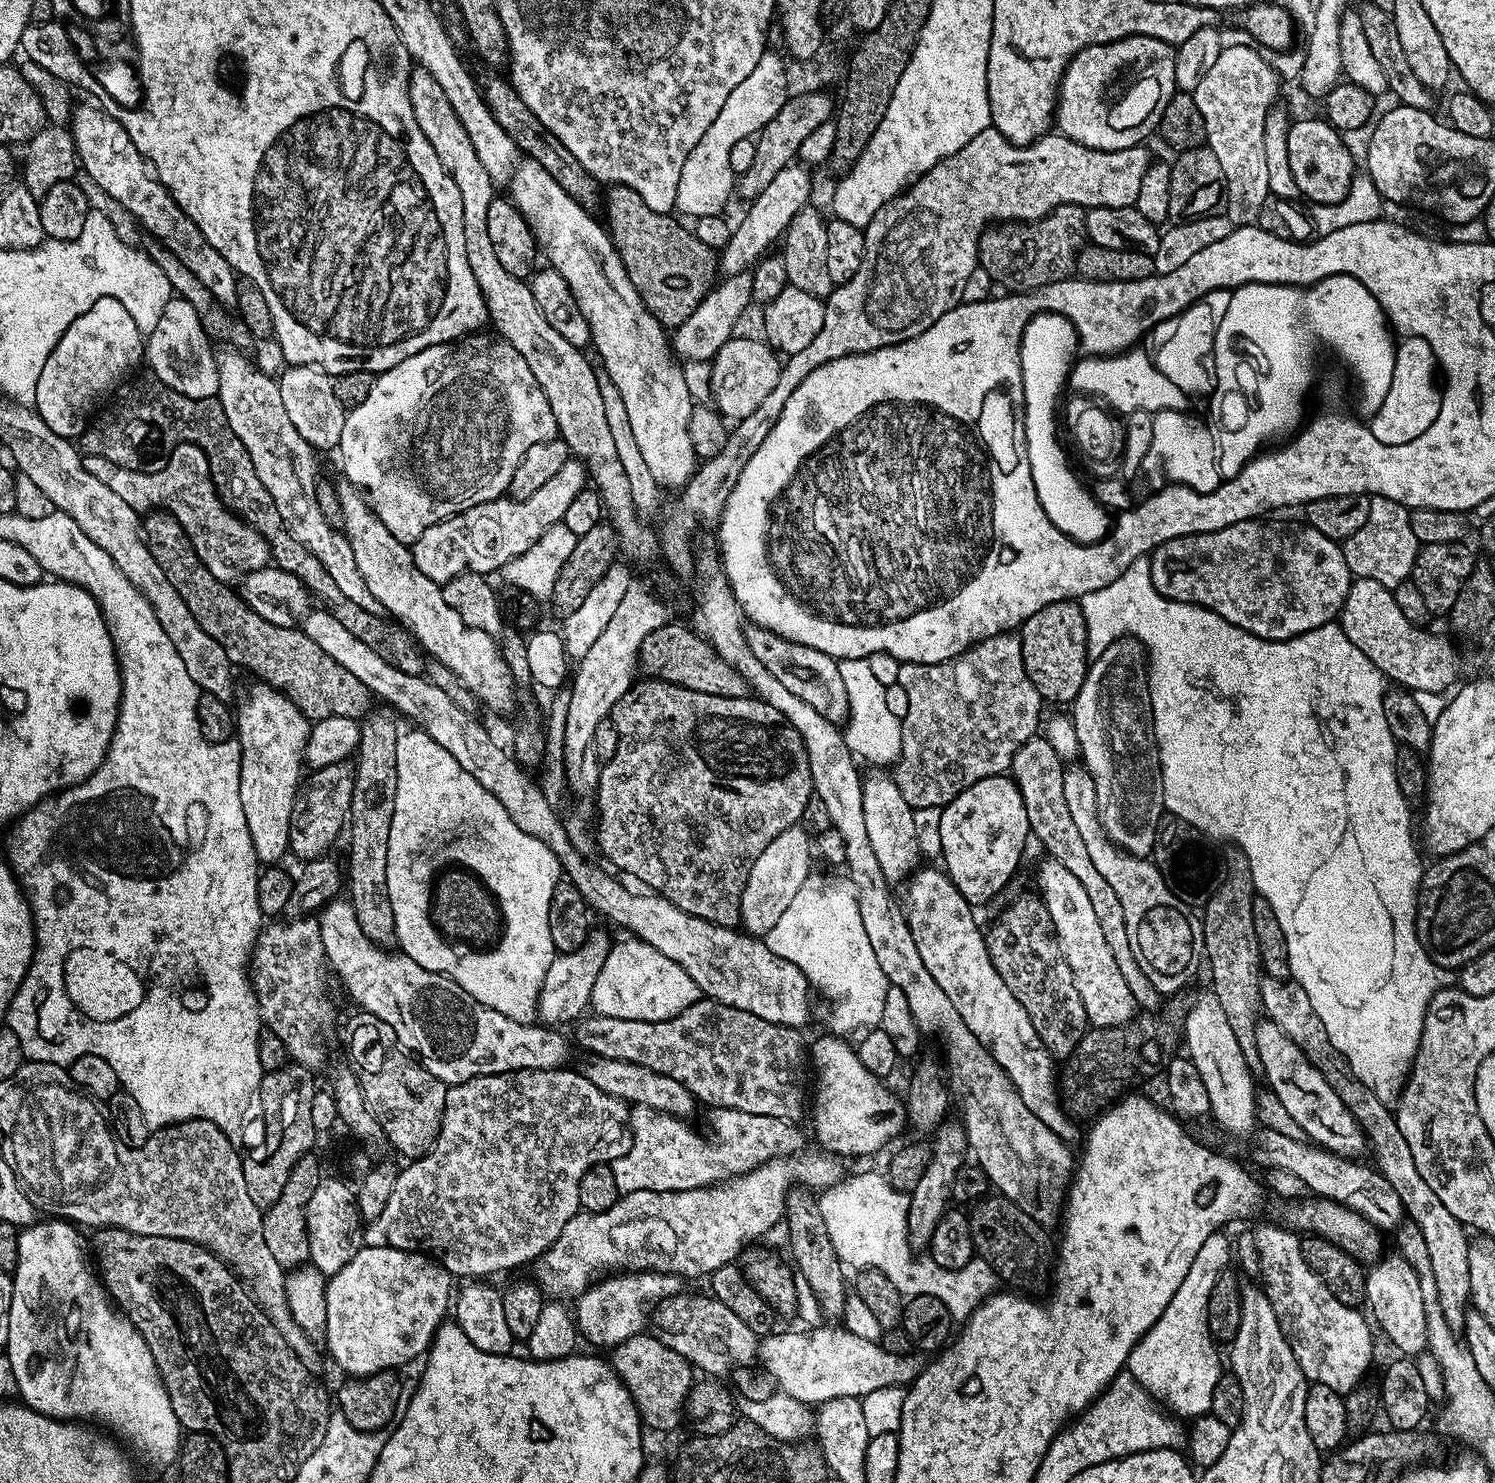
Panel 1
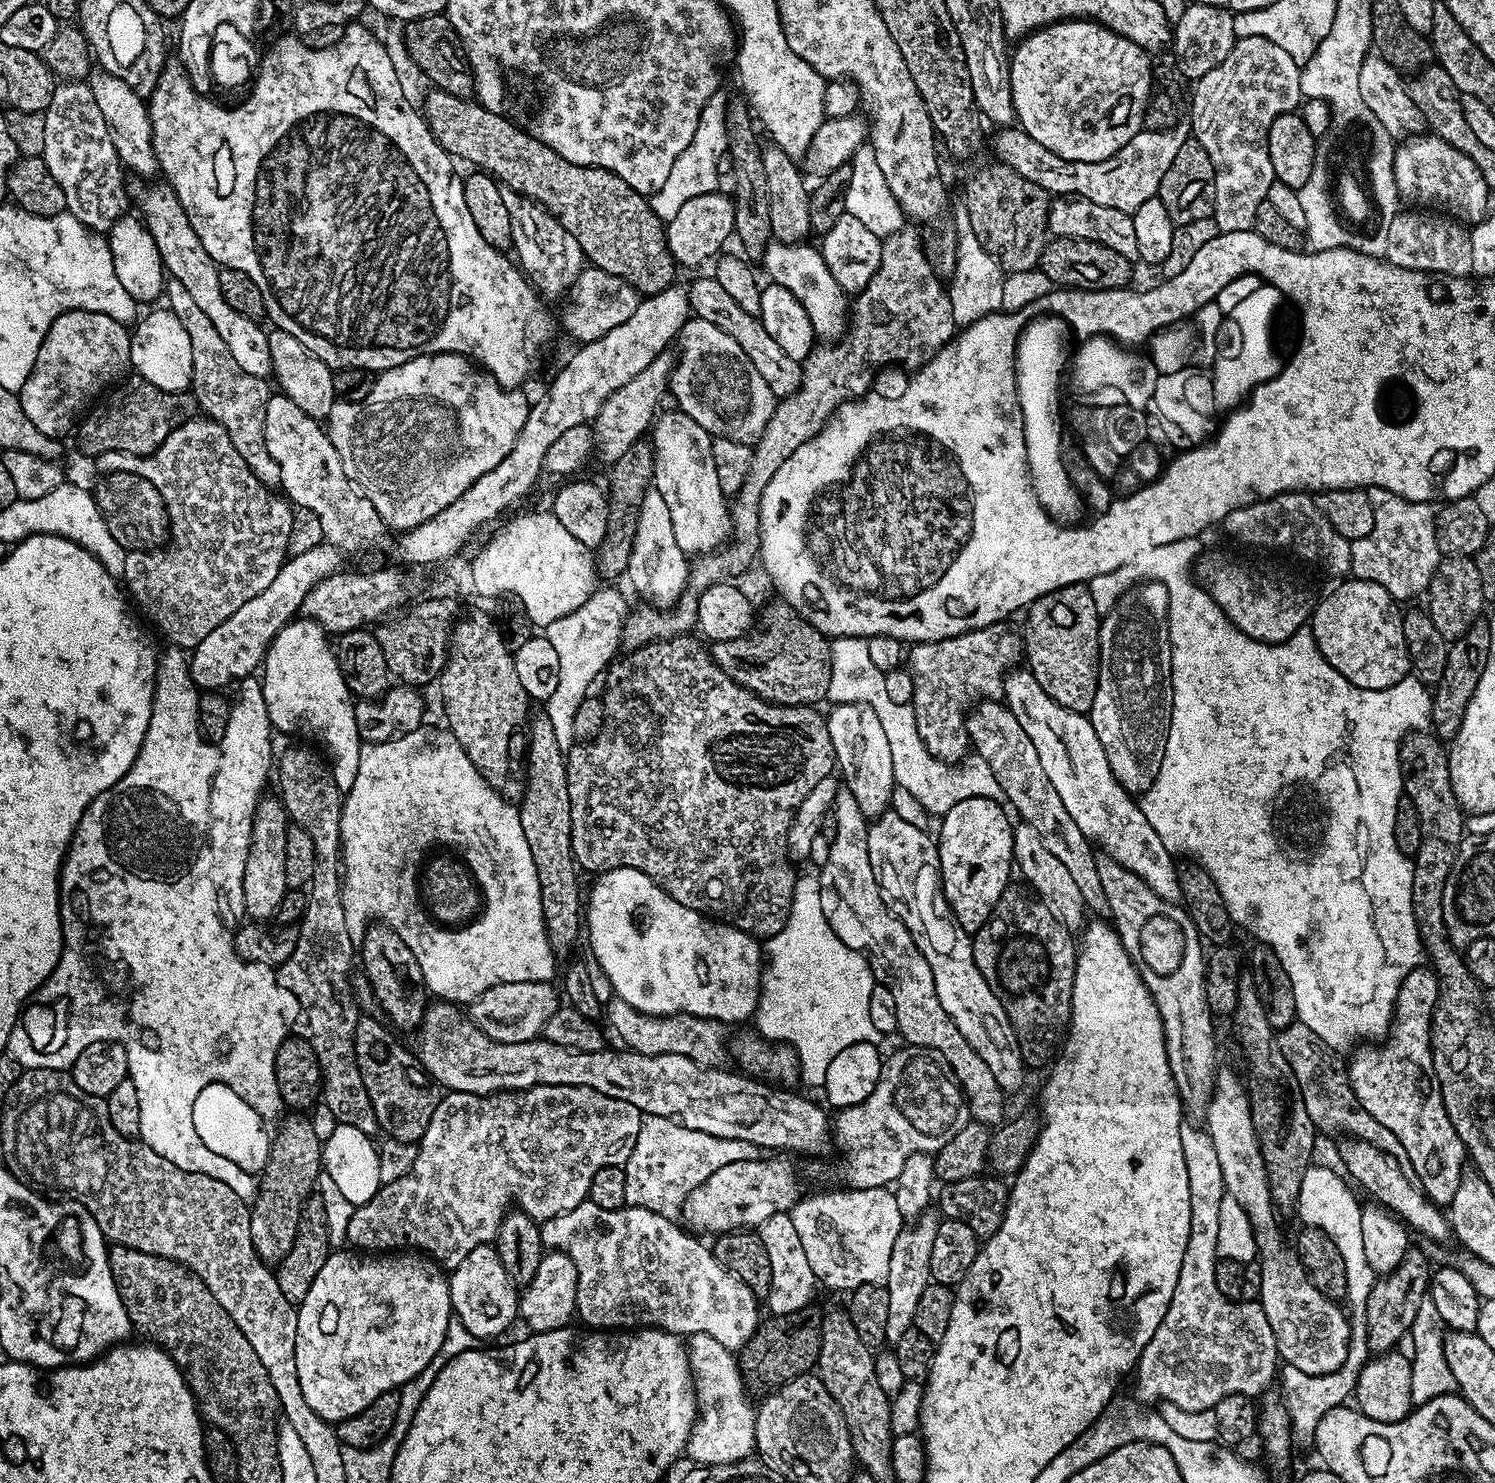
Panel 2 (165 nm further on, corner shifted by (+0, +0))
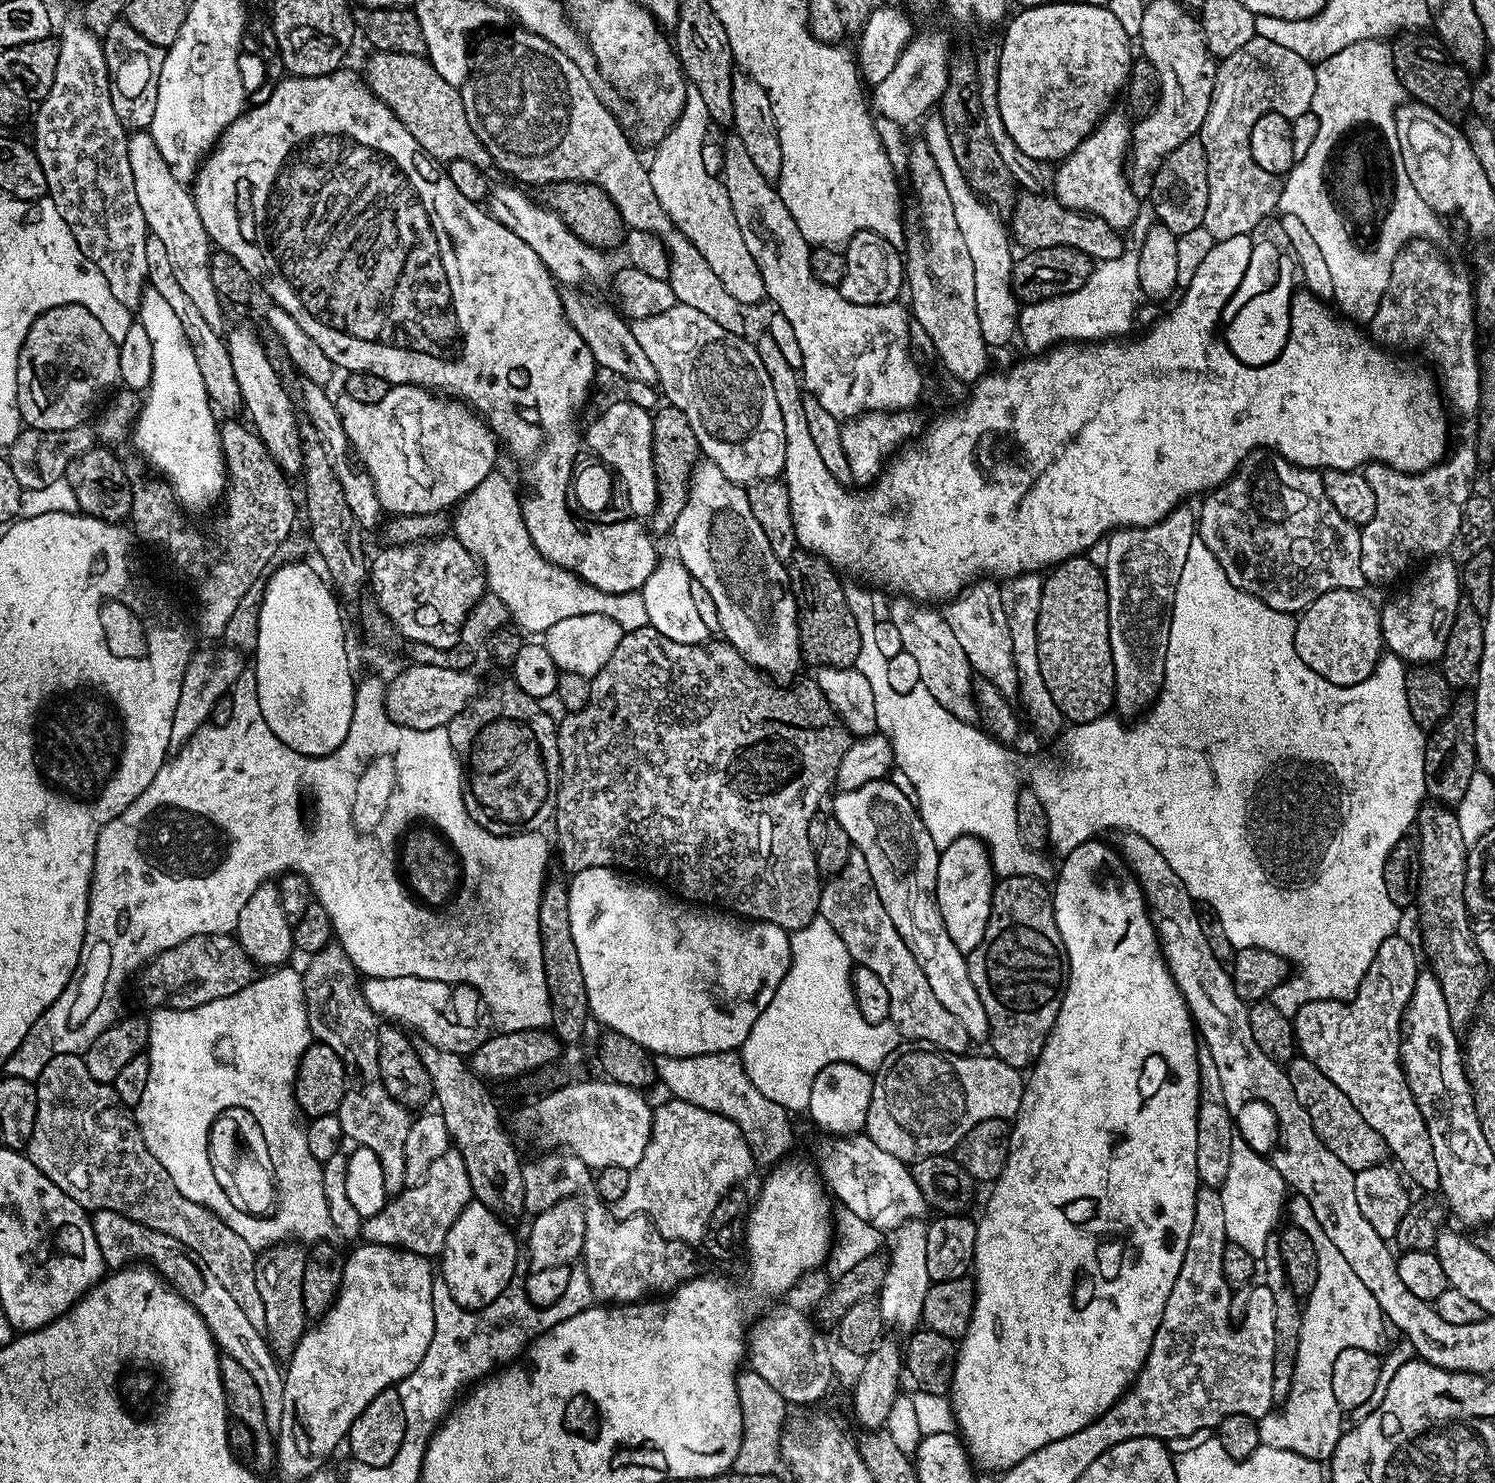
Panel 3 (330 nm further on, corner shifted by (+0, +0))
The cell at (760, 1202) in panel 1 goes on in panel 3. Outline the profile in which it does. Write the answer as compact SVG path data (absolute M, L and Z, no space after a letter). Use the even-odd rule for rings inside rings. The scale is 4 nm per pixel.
M901 1043L899 1048L890 1053L884 1067L876 1069L874 1073L868 1117L864 1123L868 1137L887 1153L908 1162L913 1157L944 1156L951 1153L956 1143L967 1132L974 1130L978 1122L1011 1121L1024 1097L1026 1080L1021 1069L1010 1066L991 1054L972 1055L955 1056L931 1046Z

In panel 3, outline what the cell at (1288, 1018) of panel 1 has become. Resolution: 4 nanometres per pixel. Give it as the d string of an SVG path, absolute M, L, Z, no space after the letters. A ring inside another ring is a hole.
M1293 1057L1286 1066L1291 1089L1302 1108L1310 1117L1314 1132L1332 1154L1337 1155L1346 1166L1357 1173L1362 1169L1373 1168L1381 1163L1387 1155L1387 1144L1379 1129L1369 1125L1367 1117L1362 1115L1356 1106L1346 1098L1346 1094L1327 1078L1309 1059Z

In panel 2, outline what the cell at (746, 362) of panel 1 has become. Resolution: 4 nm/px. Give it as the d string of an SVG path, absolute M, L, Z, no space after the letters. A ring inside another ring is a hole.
M689 318L679 334L679 343L680 360L678 356L670 381L675 407L717 437L751 445L766 430L766 422L770 422L778 403L762 374L754 370L754 362L746 358L742 346L726 330L718 330L705 320Z

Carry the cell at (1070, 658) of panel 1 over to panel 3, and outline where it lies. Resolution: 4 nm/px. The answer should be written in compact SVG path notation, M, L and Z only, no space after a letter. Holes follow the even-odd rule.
M1087 555L1072 556L1055 565L1043 577L1041 610L1038 612L1037 648L1038 663L1041 667L1046 690L1058 706L1065 721L1073 725L1107 717L1113 711L1116 698L1114 666L1110 654L1110 626L1108 625L1108 587L1104 581L1101 565L1087 560Z

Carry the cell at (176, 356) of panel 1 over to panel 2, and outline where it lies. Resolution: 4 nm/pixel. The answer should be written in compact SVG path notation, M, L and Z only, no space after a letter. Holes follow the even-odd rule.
M167 306L155 308L148 310L153 312L146 313L144 317L141 315L135 321L136 329L134 327L131 329L131 367L135 375L141 376L153 386L158 386L159 390L188 392L192 387L194 370L194 350L190 346L190 334L186 334L186 326L178 322L171 308Z

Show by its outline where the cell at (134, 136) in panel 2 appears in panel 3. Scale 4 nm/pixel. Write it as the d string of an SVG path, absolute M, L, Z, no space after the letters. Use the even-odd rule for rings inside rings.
M136 130L128 137L128 157L130 170L134 174L134 194L138 194L138 206L142 206L142 218L146 218L148 230L166 245L170 253L170 262L174 266L174 278L178 278L178 286L186 290L190 302L198 309L198 314L216 332L223 333L224 314L220 310L222 301L214 290L214 282L210 278L210 241L206 234L206 226L202 226L202 218L198 218L198 208L192 200L192 193L185 181L174 178L170 166L162 154L158 154L158 146L154 146L151 131Z

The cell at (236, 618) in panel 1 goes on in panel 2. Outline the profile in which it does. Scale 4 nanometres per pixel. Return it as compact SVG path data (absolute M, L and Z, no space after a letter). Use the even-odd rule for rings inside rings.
M110 472L99 477L92 493L99 512L110 526L110 534L129 553L144 552L156 548L168 536L170 517L161 492L141 475Z

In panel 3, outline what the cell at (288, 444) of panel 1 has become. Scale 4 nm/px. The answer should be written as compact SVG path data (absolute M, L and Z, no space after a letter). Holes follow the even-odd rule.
M149 235L146 242L146 270L148 271L148 284L154 290L158 290L158 294L162 294L162 298L166 298L166 303L173 308L174 314L182 318L184 335L188 337L189 344L196 352L198 370L202 370L202 382L208 391L208 399L217 409L225 408L228 414L235 413L232 411L241 407L240 391L238 382L234 378L234 366L230 366L230 354L225 337L204 321L202 314L198 314L194 302L190 302L186 290L178 286L178 278L174 278L174 266L170 262L170 253L166 251L166 245L154 235Z

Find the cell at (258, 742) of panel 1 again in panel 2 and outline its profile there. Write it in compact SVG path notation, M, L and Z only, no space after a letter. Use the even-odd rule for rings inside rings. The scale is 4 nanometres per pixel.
M261 799L256 805L250 846L246 854L246 870L242 878L242 902L245 917L249 921L251 919L264 920L260 922L271 921L282 898L290 890L286 882L286 834L290 827L290 819L279 799L268 799Z

